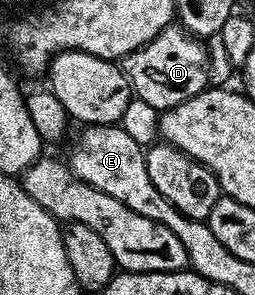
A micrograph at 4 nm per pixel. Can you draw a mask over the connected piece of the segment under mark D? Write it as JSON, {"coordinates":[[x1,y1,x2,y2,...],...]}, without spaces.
{"coordinates":[[170,24,146,46,125,55,123,69,135,97,164,112,203,92,210,85,209,54,205,46,202,39,189,33,184,26]]}

